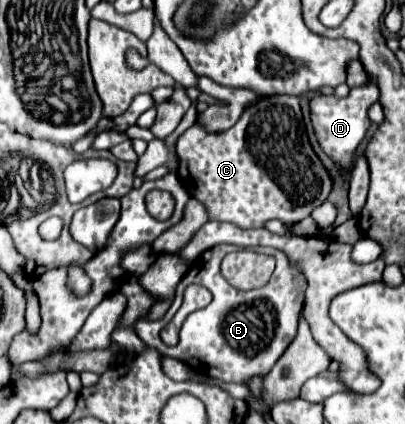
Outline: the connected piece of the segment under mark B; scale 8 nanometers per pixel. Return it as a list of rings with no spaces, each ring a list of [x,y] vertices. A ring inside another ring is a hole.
[[[215,245],[209,251],[201,253],[191,265],[185,277],[179,283],[179,291],[175,295],[175,303],[171,305],[169,313],[157,321],[151,323],[145,317],[135,323],[137,335],[149,345],[159,349],[161,355],[179,359],[181,363],[189,365],[195,371],[201,371],[203,375],[221,379],[225,383],[241,383],[247,385],[249,379],[253,377],[263,377],[271,371],[273,363],[279,359],[279,355],[287,349],[287,345],[293,341],[297,333],[297,323],[299,323],[299,313],[303,309],[303,297],[305,297],[305,275],[299,271],[291,269],[289,259],[285,257],[283,251],[273,249],[273,247],[257,247],[257,251],[265,251],[275,257],[277,267],[275,273],[271,275],[271,281],[259,289],[251,291],[239,291],[231,287],[225,279],[221,279],[219,265],[221,259],[235,251],[239,247],[235,245]],[[191,283],[201,283],[207,287],[213,295],[213,301],[195,313],[191,313],[179,333],[179,345],[167,347],[161,343],[159,331],[167,325],[167,321],[175,315],[175,311],[181,305],[181,293],[187,285]]]

